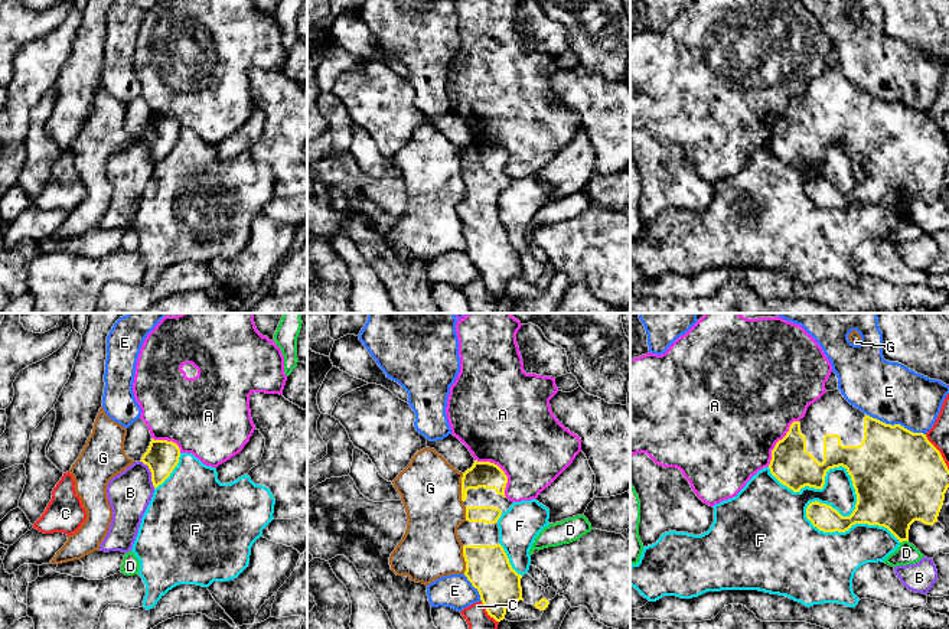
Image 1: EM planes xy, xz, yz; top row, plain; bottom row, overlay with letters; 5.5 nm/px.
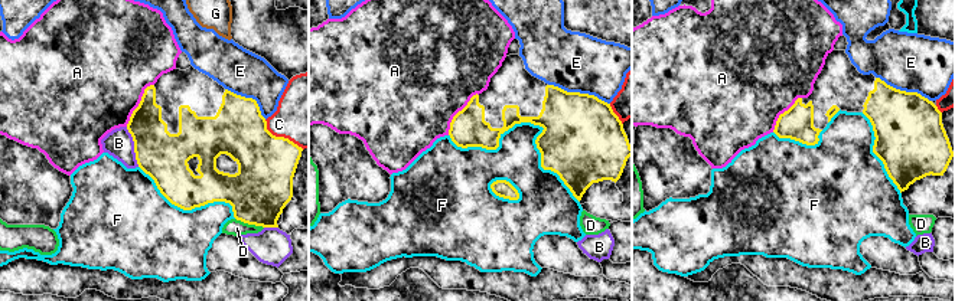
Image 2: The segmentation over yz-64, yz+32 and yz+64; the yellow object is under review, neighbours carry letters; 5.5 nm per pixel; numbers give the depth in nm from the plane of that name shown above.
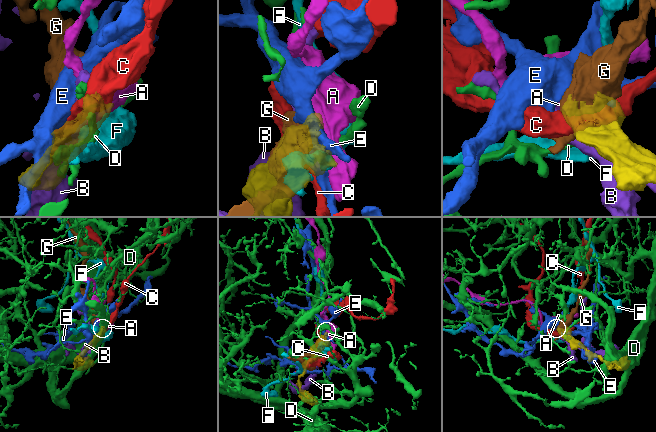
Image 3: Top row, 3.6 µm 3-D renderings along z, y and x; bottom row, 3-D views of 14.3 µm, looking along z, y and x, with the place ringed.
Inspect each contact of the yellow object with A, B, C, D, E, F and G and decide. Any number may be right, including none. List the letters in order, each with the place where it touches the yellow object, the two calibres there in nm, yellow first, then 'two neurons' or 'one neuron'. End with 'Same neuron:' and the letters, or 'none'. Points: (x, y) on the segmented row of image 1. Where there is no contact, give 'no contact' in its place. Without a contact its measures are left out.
A: xz (502, 471) | 150/460 nm | two neurons
B: xy (152, 473) | 190/240 nm | two neurons
C: xz (488, 613) | 240/130 nm | two neurons
D: yz (903, 540) | 360/120 nm | two neurons
E: yz (896, 424) | 460/340 nm | two neurons
F: yz (841, 515) | 300/300 nm | two neurons
G: xz (462, 488) | 150/340 nm | two neurons
Same neuron: none

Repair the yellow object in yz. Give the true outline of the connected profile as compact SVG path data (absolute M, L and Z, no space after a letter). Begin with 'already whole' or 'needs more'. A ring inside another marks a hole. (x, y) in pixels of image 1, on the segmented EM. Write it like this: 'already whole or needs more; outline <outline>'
needs more; outline M826 391L818 401L811 404L806 414L799 421L793 421L786 436L779 440L772 450L769 465L770 473L793 492L800 492L809 486L822 489L829 469L845 467L851 476L857 495L855 509L849 516L842 516L831 505L818 501L806 508L806 518L824 532L845 532L855 524L868 524L887 528L900 542L909 541L909 529L914 521L926 525L937 522L945 493L949 488L949 469L940 452L927 440L923 433L913 433L900 424L886 424L877 418L864 414L851 405L841 391Z

